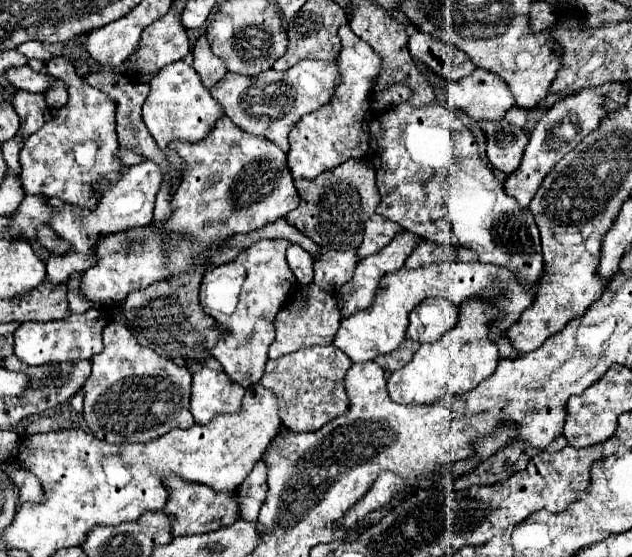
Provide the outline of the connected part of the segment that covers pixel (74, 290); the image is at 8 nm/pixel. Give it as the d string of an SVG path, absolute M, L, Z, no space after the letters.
M82 273L70 275L70 279L68 279L68 309L70 309L70 313L84 313L84 311L92 309L92 303L80 291L80 279L82 279Z

